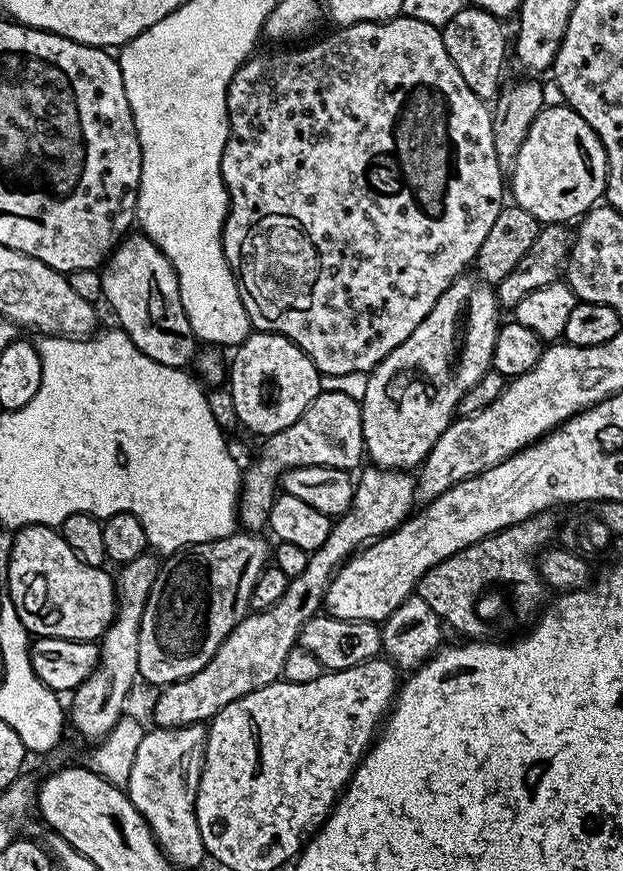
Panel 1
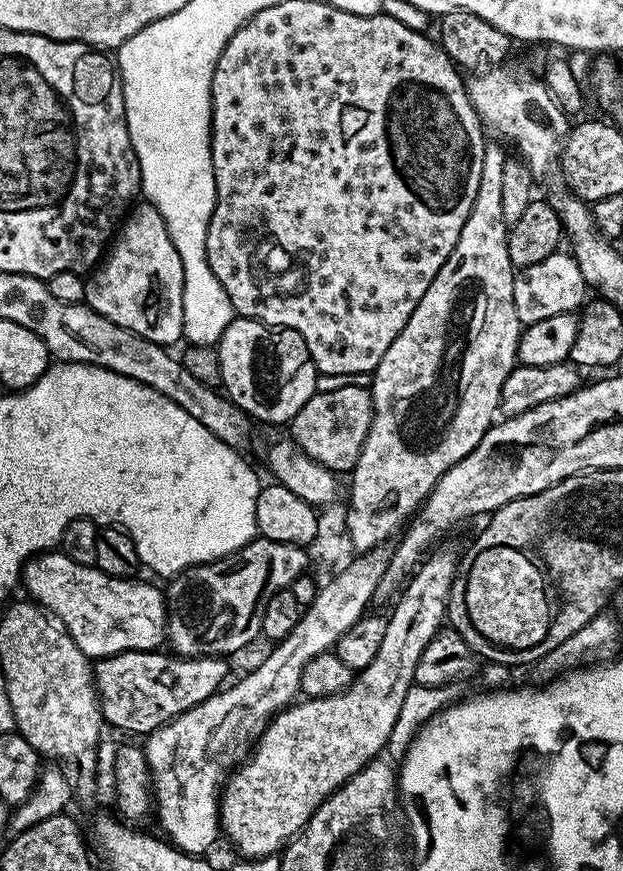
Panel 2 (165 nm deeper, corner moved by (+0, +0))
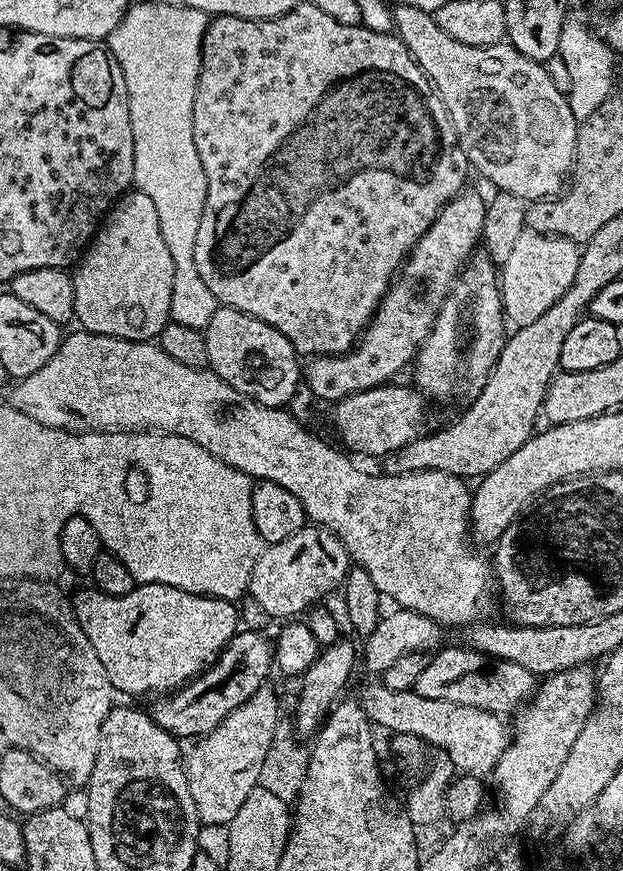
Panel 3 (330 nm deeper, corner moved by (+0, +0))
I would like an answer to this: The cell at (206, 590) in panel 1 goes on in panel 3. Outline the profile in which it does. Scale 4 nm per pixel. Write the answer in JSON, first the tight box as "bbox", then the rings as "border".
{"bbox":[247,526,350,618],"border":[[[319,526],[299,528],[290,538],[267,545],[254,562],[252,576],[248,580],[247,595],[268,616],[296,618],[307,613],[323,598],[344,583],[344,575],[350,567],[350,557],[344,543]]]}

